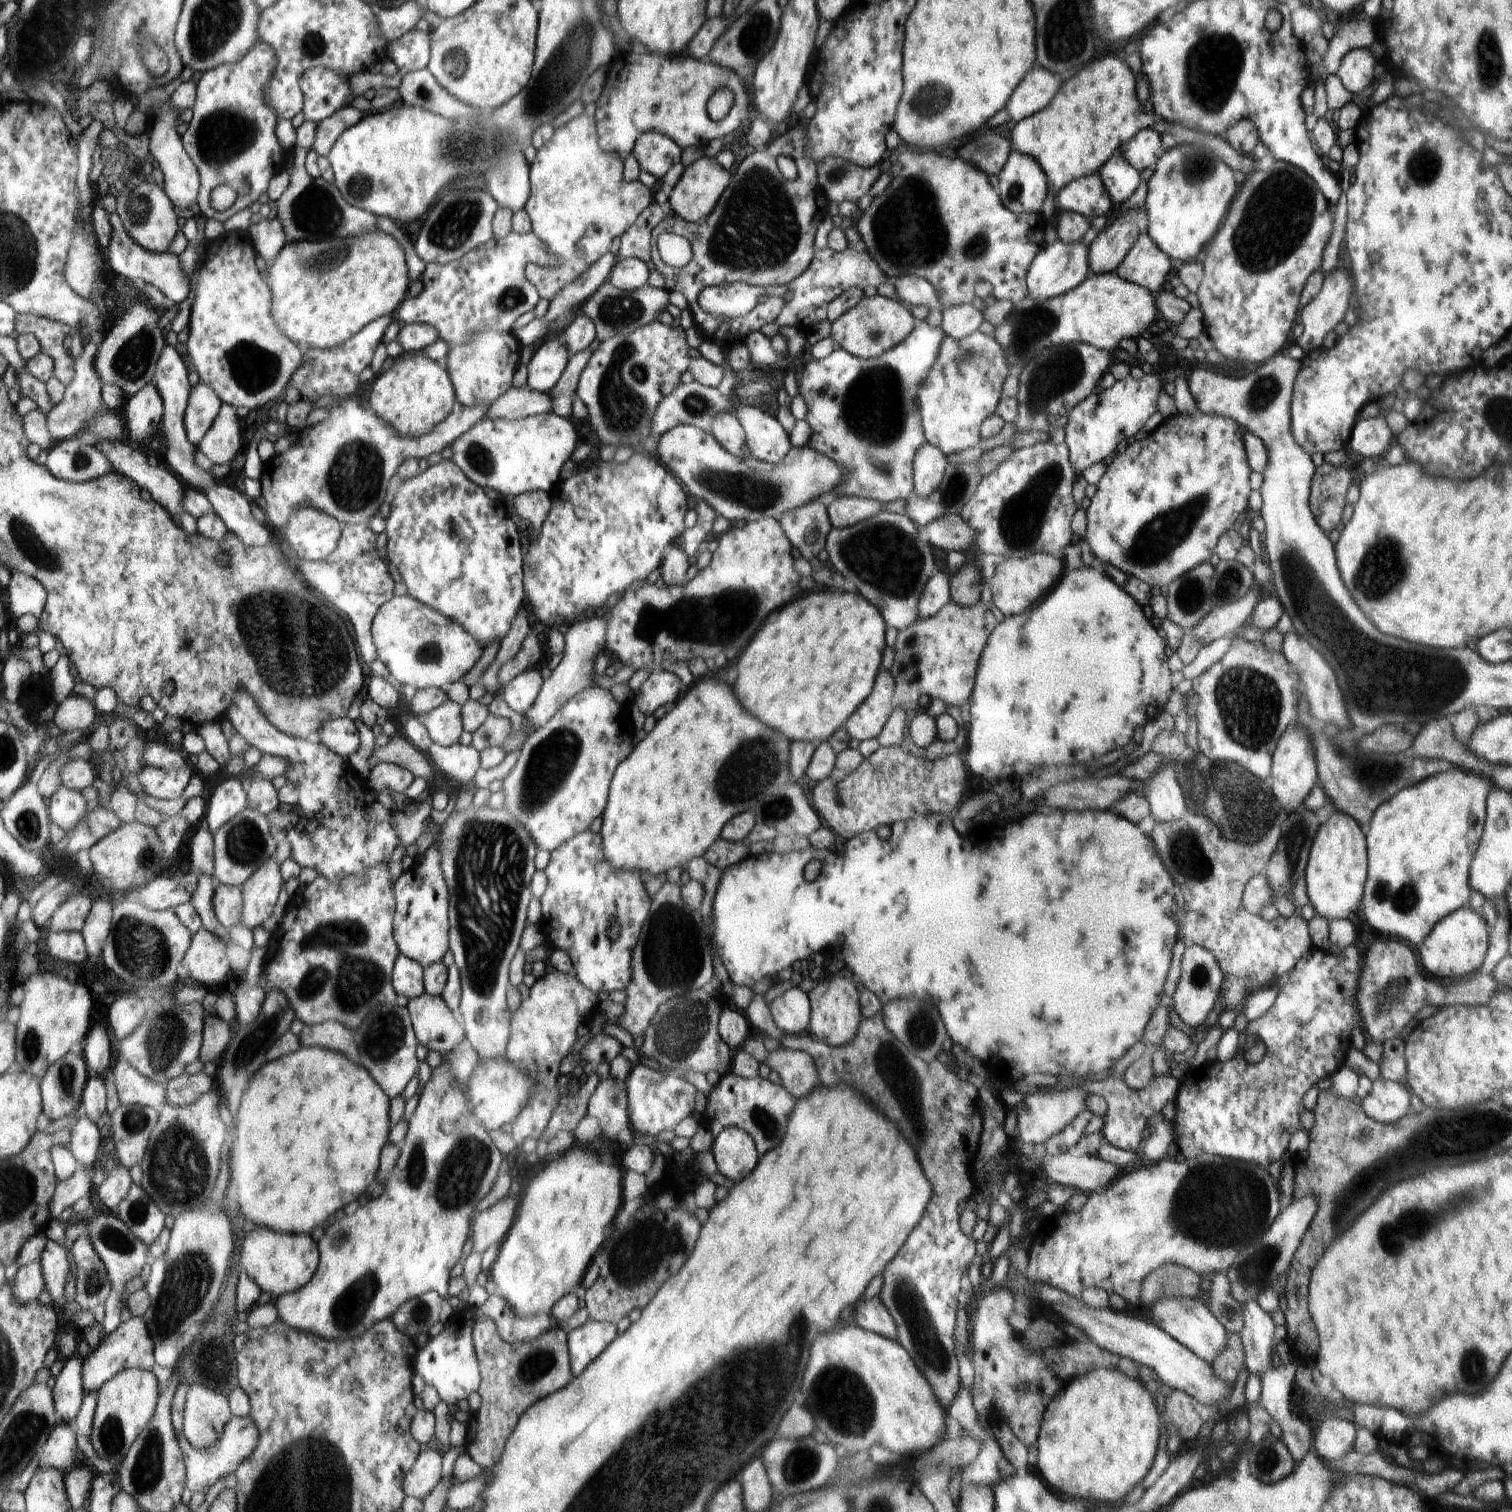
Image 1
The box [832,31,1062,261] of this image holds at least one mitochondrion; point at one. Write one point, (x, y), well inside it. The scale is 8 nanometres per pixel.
(931, 100)

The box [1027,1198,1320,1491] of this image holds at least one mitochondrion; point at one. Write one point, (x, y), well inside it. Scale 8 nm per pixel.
(1255, 1269)

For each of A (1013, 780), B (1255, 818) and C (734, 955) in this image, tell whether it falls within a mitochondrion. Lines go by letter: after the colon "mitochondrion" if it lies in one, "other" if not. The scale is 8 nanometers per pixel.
A: other
B: mitochondrion
C: other

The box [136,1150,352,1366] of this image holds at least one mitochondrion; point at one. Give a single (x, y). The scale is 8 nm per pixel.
(181, 1291)

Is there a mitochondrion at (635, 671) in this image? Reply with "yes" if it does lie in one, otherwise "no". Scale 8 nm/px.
no

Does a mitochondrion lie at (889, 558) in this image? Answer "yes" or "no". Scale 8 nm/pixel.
yes

